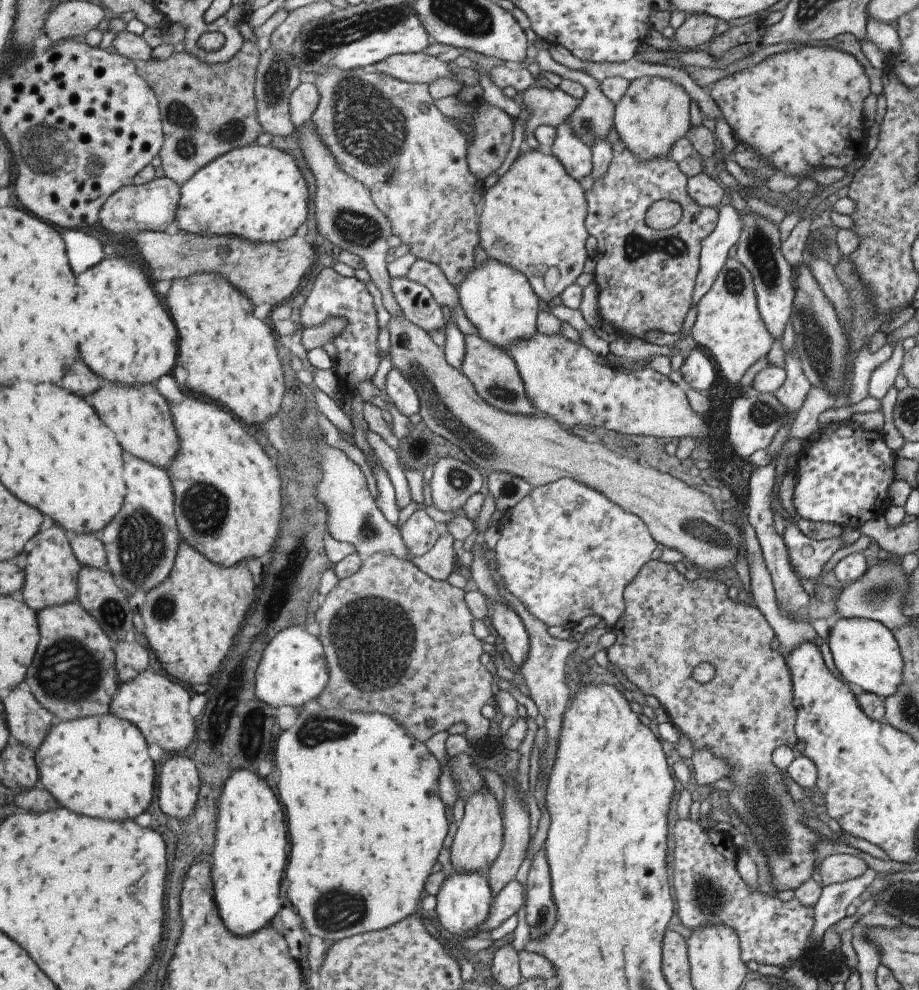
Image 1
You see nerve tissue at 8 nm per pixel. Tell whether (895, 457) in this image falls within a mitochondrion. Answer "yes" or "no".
no

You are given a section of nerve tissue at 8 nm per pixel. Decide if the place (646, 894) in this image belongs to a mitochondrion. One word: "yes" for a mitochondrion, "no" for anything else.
yes

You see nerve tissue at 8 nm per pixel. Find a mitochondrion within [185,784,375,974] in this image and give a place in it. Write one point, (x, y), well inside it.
(336, 909)

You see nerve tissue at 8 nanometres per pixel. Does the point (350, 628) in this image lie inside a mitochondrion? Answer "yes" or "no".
yes

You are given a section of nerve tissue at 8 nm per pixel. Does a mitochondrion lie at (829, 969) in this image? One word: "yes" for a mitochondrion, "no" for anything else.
no

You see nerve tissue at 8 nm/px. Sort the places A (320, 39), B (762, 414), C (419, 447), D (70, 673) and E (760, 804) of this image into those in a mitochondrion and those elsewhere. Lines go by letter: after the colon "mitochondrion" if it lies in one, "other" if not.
A: mitochondrion
B: mitochondrion
C: mitochondrion
D: mitochondrion
E: mitochondrion

